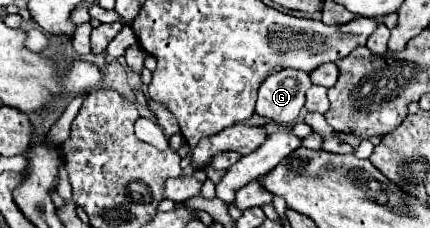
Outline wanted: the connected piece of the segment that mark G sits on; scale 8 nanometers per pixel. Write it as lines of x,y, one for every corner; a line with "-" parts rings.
282,69
270,75
258,89
256,113
270,117
276,123
294,125
310,85
312,81
304,71

